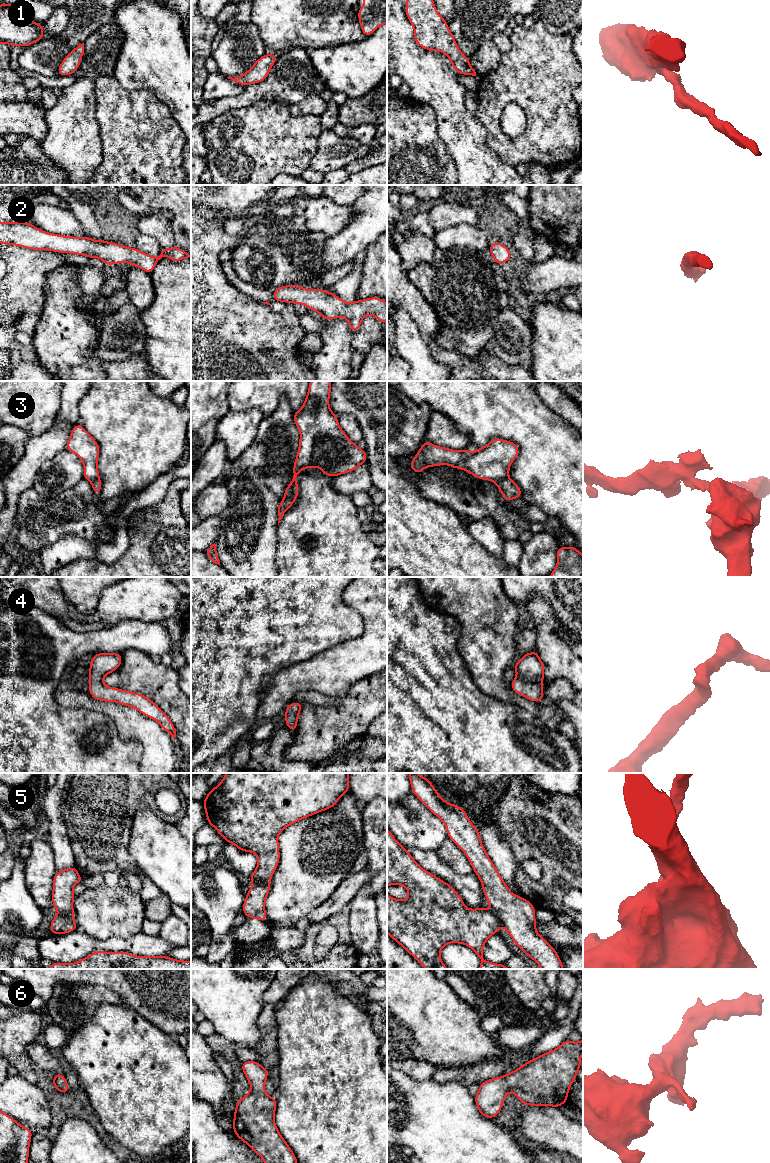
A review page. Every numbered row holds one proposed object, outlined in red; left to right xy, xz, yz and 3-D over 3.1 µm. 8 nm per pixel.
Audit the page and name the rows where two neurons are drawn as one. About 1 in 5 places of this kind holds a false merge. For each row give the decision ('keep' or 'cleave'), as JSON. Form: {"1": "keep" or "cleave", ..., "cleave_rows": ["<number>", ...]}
{"1": "keep", "2": "keep", "3": "cleave", "4": "keep", "5": "cleave", "6": "keep", "cleave_rows": ["3", "5"]}

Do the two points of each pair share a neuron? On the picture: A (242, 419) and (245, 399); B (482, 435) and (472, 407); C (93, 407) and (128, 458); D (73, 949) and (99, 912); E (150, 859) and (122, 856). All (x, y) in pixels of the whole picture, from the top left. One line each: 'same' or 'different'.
A: different
B: same
C: same
D: different
E: different

